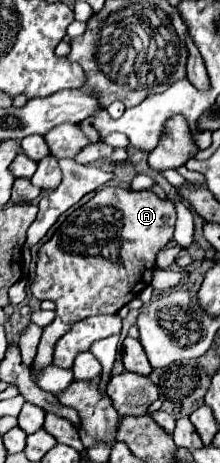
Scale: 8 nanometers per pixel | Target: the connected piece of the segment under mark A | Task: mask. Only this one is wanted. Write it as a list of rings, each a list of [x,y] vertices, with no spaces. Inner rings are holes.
[[[103,187],[93,199],[89,199],[85,205],[77,207],[63,219],[63,223],[55,229],[53,237],[39,247],[37,275],[31,283],[31,293],[37,299],[51,299],[57,305],[57,317],[51,325],[43,329],[41,343],[37,347],[34,379],[37,379],[42,368],[49,367],[49,363],[53,361],[53,345],[47,345],[47,341],[57,341],[63,333],[71,329],[73,323],[83,321],[85,317],[117,313],[151,283],[151,275],[155,271],[155,257],[173,239],[173,225],[175,207],[169,199],[159,199],[151,191],[127,191],[119,187]]]

